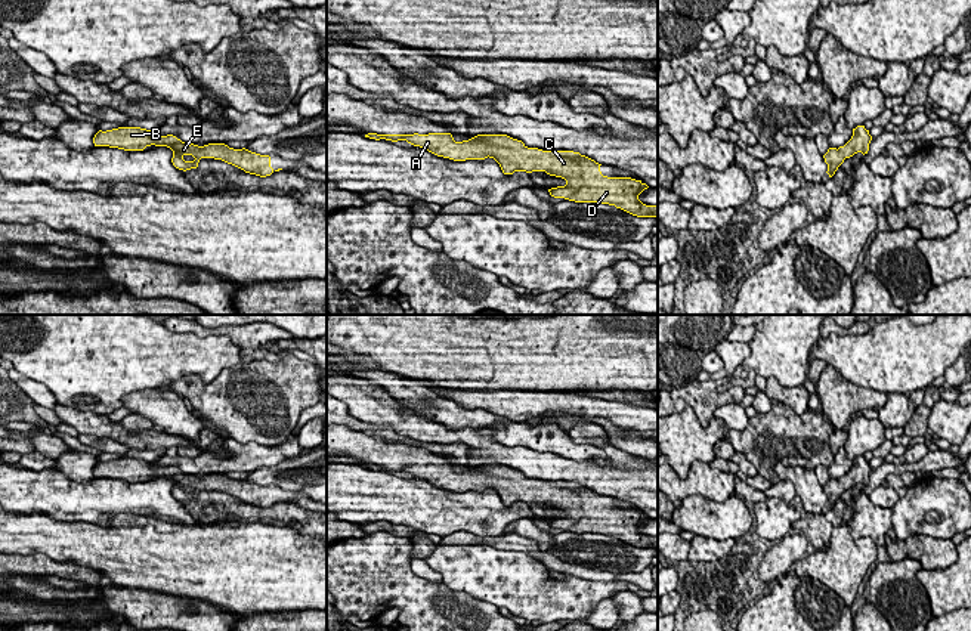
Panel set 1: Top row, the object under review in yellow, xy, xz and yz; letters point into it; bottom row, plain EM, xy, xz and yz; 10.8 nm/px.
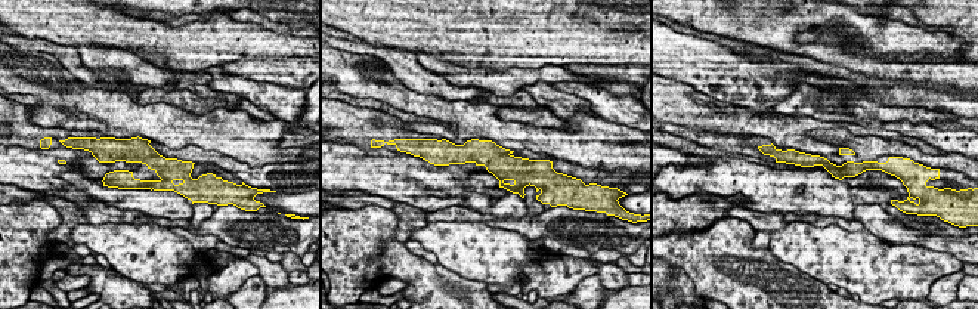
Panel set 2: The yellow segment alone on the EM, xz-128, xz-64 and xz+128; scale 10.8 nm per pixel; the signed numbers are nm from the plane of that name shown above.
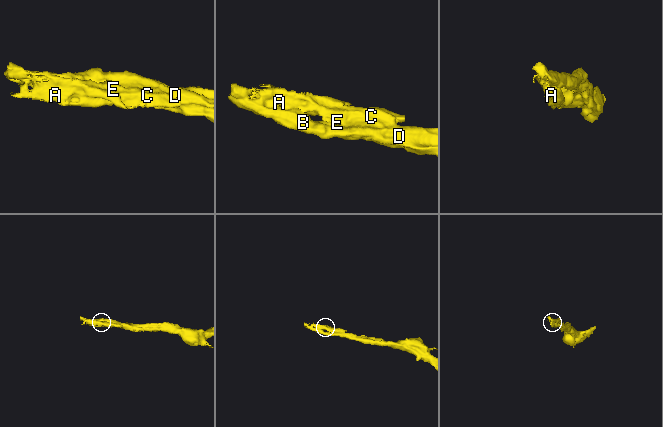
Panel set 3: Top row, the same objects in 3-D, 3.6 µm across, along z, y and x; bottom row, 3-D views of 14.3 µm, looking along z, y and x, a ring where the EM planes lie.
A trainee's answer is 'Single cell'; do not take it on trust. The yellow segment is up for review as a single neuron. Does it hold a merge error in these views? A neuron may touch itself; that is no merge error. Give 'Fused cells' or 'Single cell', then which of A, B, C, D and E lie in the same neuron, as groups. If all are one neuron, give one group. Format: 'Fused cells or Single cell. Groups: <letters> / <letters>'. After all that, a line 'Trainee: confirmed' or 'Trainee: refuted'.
Single cell. Groups: A B C D E
Trainee: confirmed

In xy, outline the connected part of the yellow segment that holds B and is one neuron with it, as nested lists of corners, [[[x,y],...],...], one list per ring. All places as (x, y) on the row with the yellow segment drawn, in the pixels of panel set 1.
[[[118,127],[118,129],[112,129],[112,130],[106,130],[106,132],[99,130],[93,137],[93,143],[95,143],[95,146],[109,146],[109,148],[118,148],[118,149],[124,149],[124,151],[143,151],[146,146],[151,146],[151,145],[167,146],[173,151],[173,158],[171,158],[173,166],[179,170],[183,170],[183,171],[191,170],[191,168],[197,168],[201,158],[222,160],[228,164],[232,164],[232,166],[244,170],[245,173],[256,174],[260,177],[266,177],[266,176],[270,176],[273,171],[282,170],[282,168],[273,170],[270,167],[270,157],[269,155],[260,155],[260,154],[251,152],[245,148],[234,149],[225,143],[208,143],[204,146],[198,146],[194,143],[189,145],[189,143],[182,142],[180,139],[177,139],[173,134],[161,136],[158,133],[158,129],[160,127],[157,127],[155,130],[146,130],[146,129],[140,129],[140,127]]]

